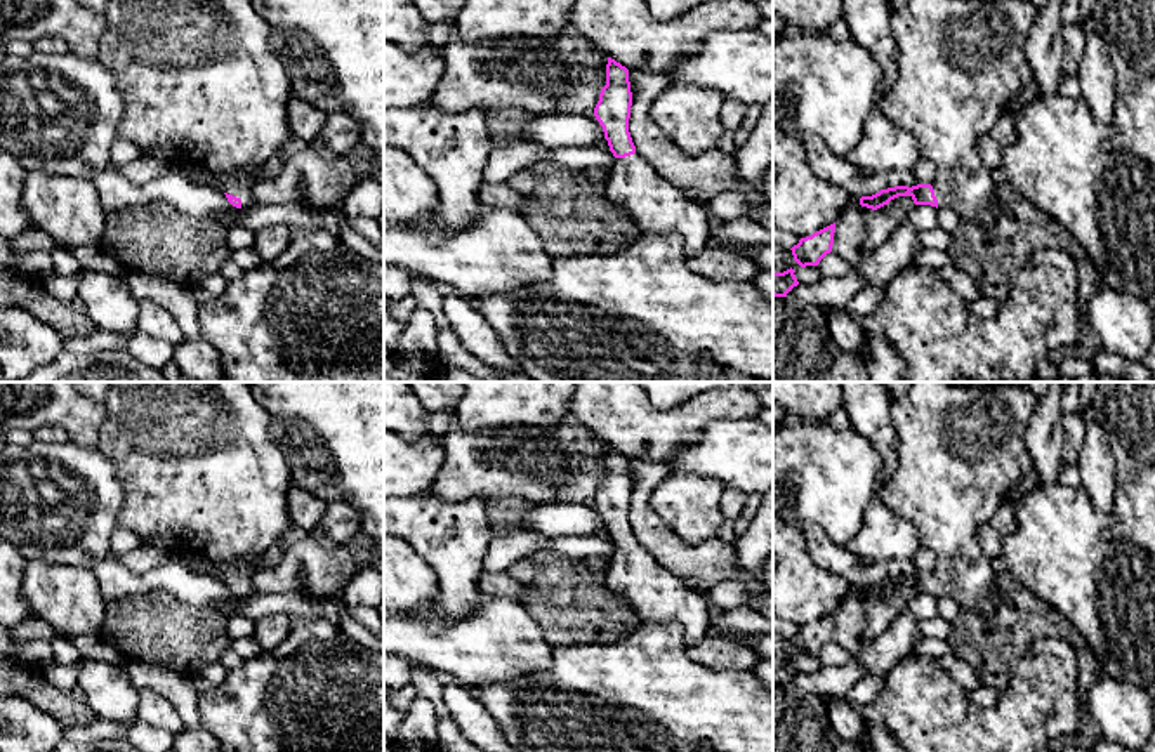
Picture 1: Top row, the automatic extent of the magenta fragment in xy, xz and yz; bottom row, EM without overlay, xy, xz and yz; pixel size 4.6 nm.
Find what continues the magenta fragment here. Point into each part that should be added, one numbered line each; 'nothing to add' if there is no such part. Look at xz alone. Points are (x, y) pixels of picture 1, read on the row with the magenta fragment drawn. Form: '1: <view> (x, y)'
1: xz (634, 186)

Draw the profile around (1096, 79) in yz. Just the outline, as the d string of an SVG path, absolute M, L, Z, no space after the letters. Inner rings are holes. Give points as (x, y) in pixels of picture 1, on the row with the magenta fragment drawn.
M1092 31L1086 35L1086 47L1077 69L1080 99L1096 122L1112 125L1115 111L1115 73L1103 38Z

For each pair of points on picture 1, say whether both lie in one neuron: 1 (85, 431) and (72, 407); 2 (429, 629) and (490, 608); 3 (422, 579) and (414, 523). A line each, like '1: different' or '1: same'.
1: same
2: same
3: different

